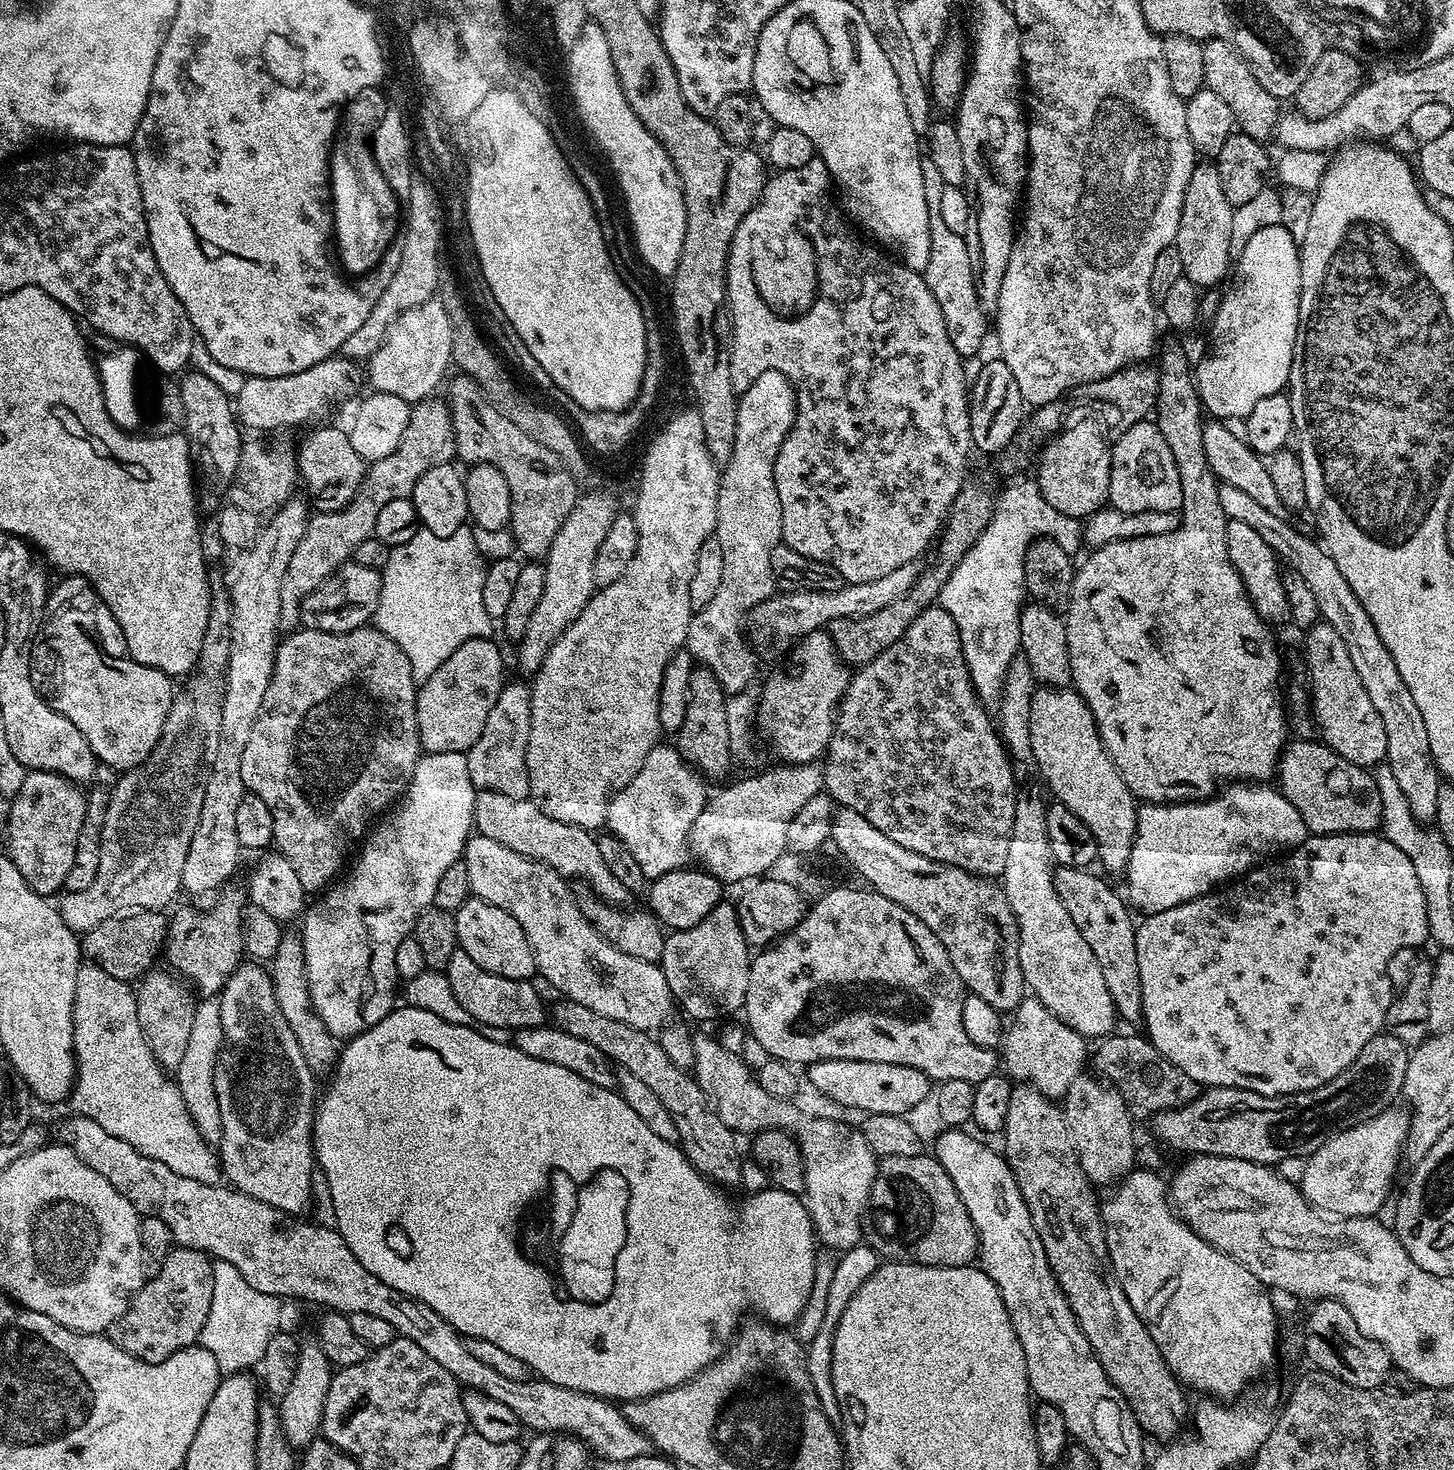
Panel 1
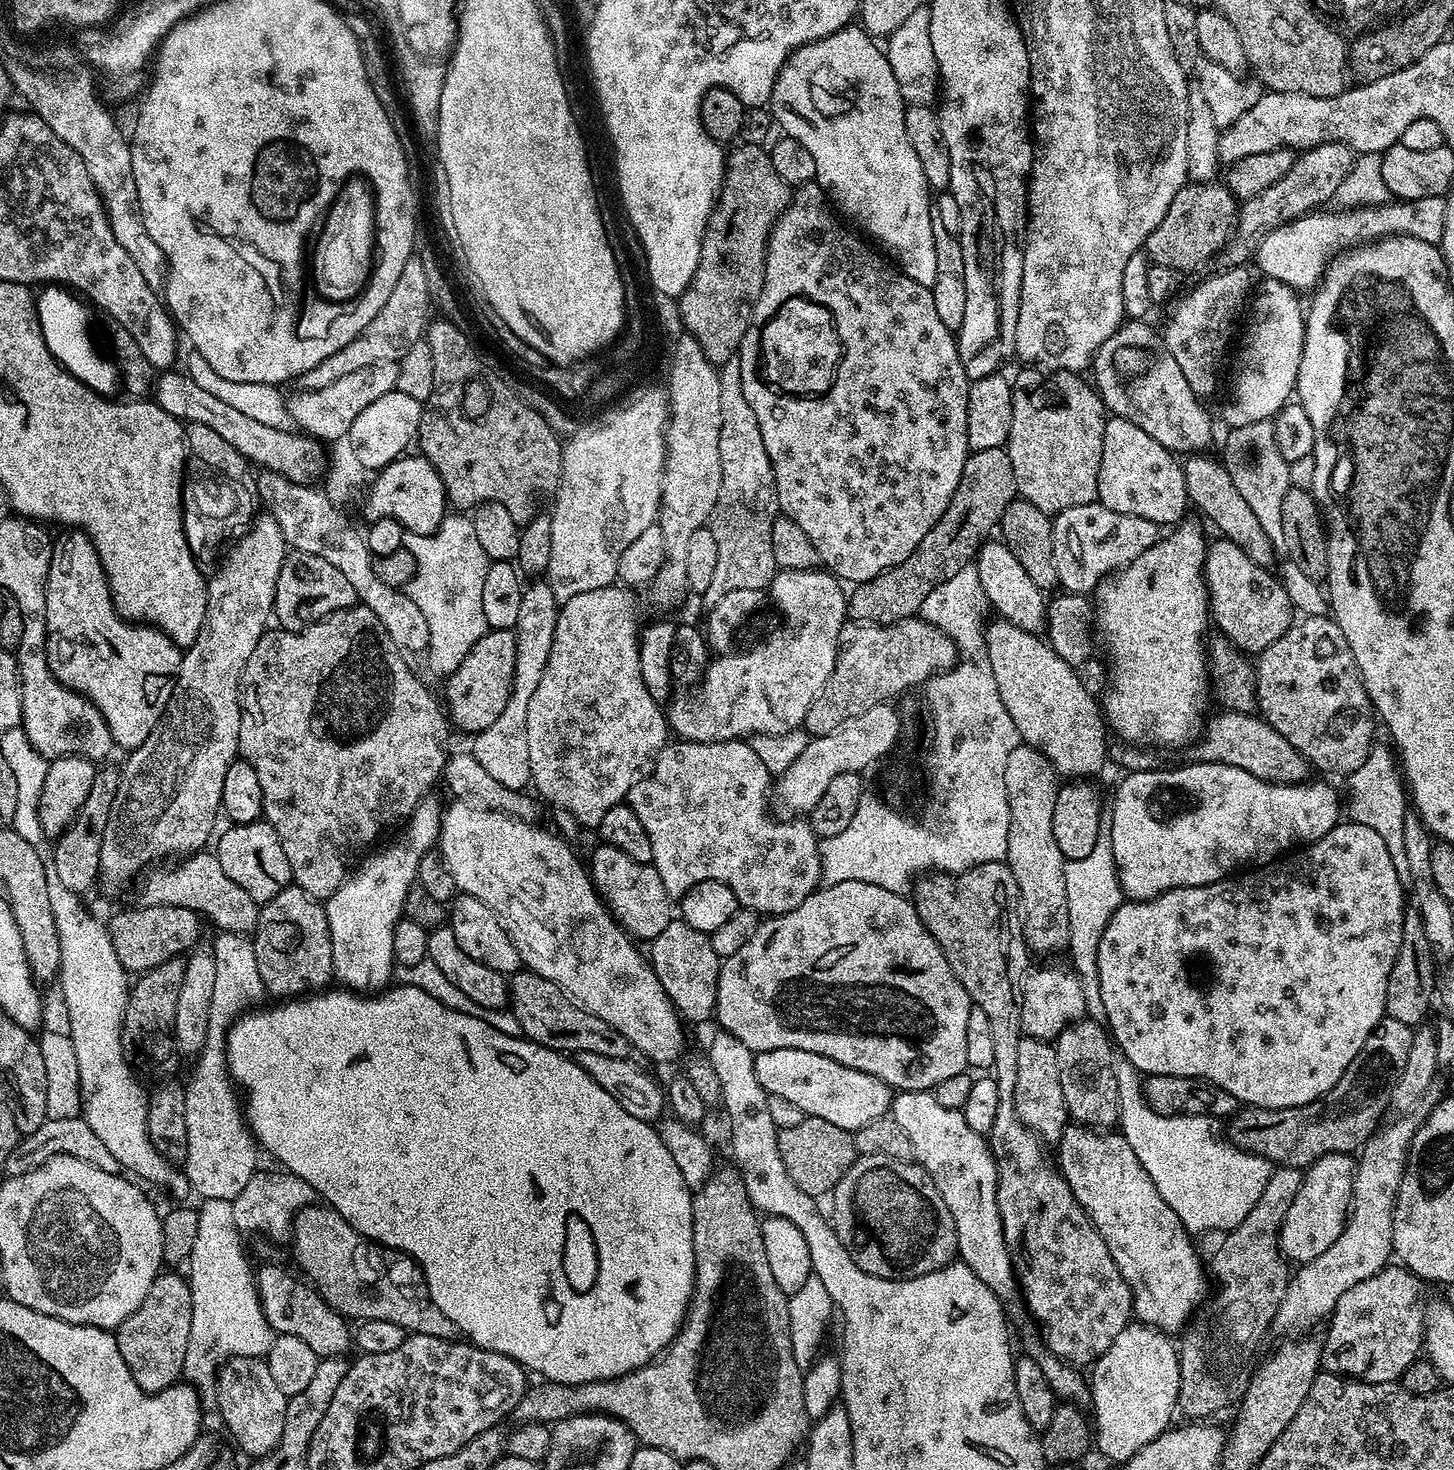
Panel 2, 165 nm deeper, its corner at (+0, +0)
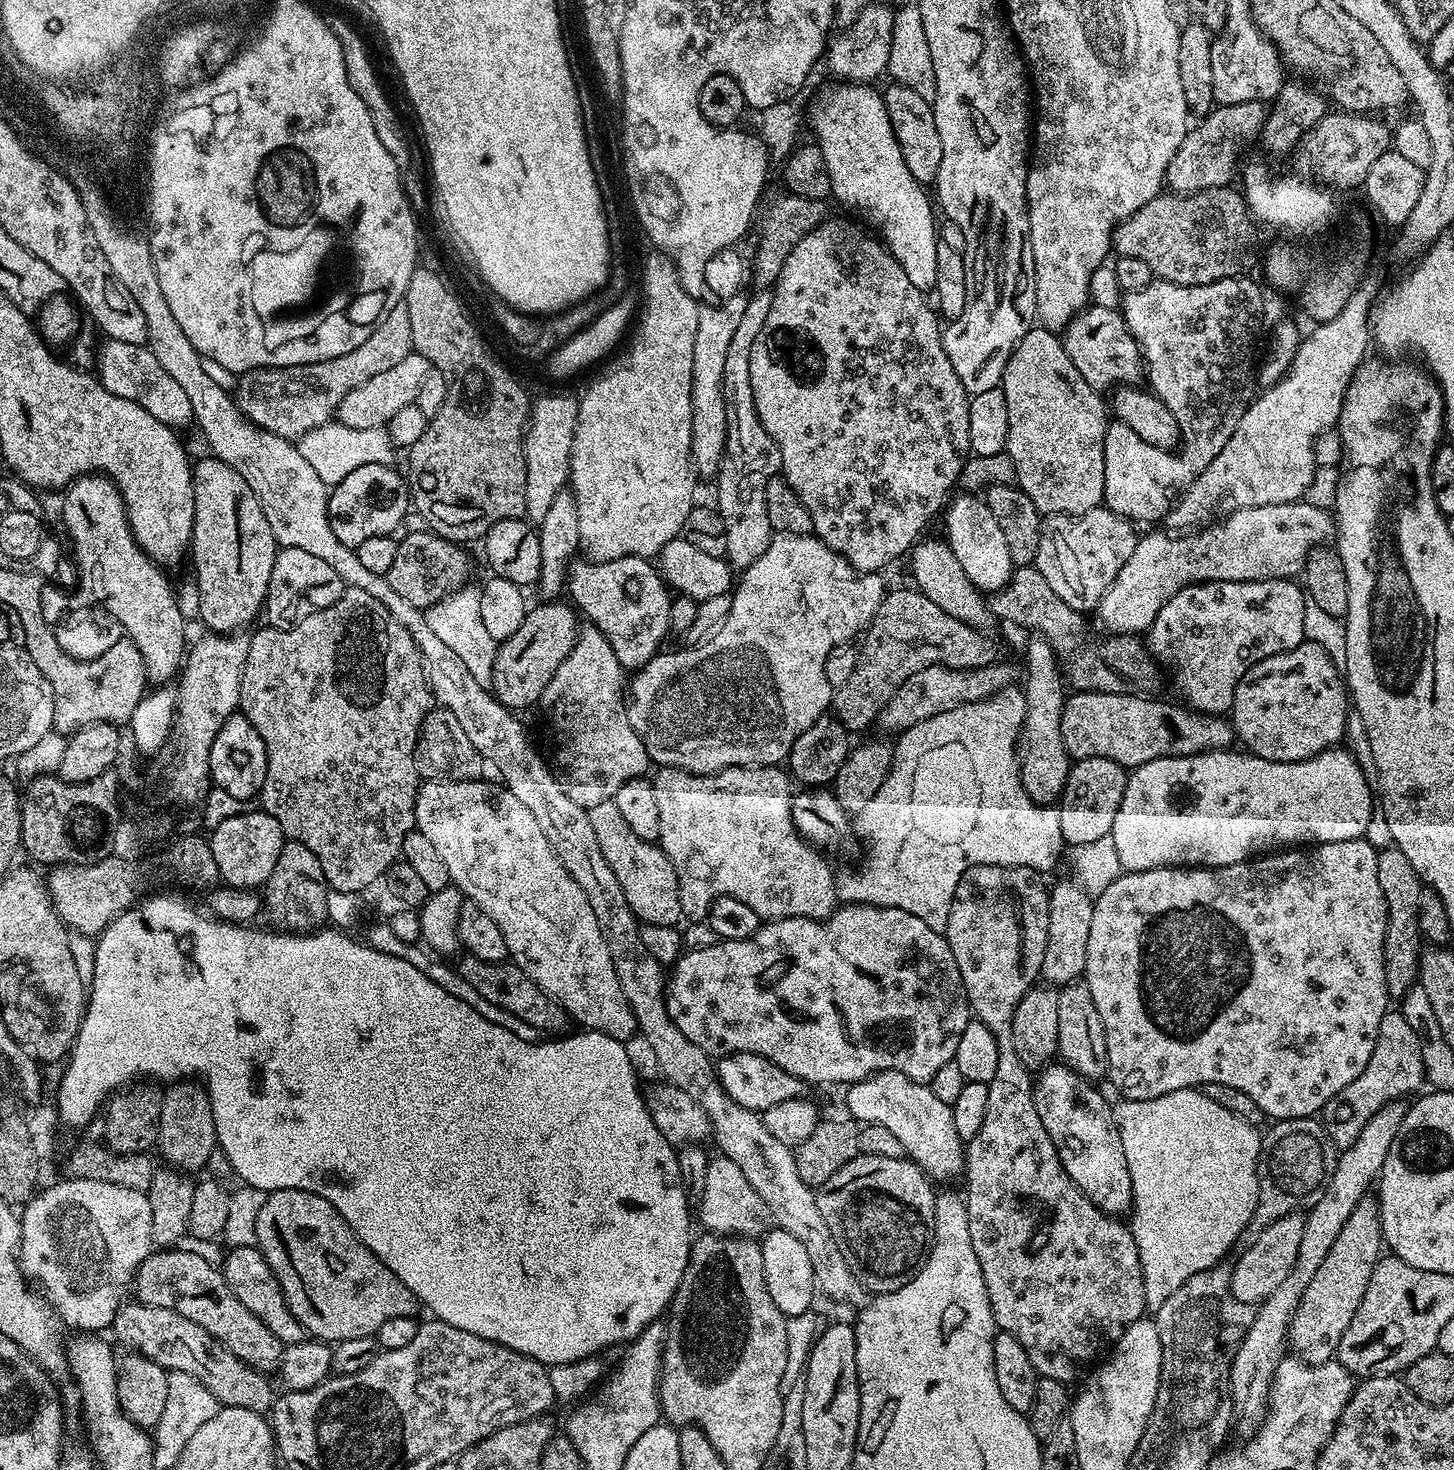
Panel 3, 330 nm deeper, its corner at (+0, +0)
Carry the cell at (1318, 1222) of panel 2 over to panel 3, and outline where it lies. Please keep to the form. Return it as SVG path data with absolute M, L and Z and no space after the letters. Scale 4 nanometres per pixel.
M1291 1212L1288 1216L1278 1218L1278 1222L1266 1226L1266 1230L1255 1233L1253 1240L1256 1241L1237 1258L1236 1264L1231 1265L1230 1290L1238 1302L1259 1306L1286 1282L1298 1258L1303 1230L1304 1216L1300 1212Z

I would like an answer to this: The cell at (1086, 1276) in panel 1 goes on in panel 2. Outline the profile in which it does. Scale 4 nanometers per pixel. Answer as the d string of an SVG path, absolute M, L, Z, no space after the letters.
M1021 1035L1018 1042L1018 1078L1014 1081L1014 1106L1021 1122L1031 1128L1041 1141L1060 1141L1070 1117L1062 1098L1062 1078L1058 1078L1056 1050L1049 1041Z

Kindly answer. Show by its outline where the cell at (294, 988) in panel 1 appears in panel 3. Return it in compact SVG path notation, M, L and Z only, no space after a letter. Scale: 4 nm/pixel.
M285 839L282 854L278 854L278 862L274 866L274 874L270 874L268 883L262 892L262 904L266 916L273 920L277 929L293 934L303 934L316 930L328 920L327 894L329 887L324 883L322 866L314 853L306 850L302 842Z

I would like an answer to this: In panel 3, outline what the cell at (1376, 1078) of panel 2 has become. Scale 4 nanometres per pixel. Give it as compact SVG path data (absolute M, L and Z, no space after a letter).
M1390 1010L1382 1018L1374 1054L1370 1054L1366 1070L1362 1070L1362 1074L1358 1074L1358 1078L1354 1078L1354 1082L1350 1082L1346 1090L1334 1094L1334 1098L1326 1102L1322 1113L1324 1128L1336 1143L1337 1149L1349 1148L1354 1138L1362 1134L1362 1126L1366 1126L1366 1122L1370 1122L1374 1114L1378 1114L1378 1110L1382 1110L1391 1100L1404 1100L1419 1093L1425 1084L1422 1046L1418 1034L1414 1034L1414 1026L1406 1022L1402 1013Z

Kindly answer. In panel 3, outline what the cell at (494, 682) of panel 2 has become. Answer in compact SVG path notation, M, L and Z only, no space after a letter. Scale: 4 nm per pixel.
M540 602L537 608L529 607L524 613L522 626L510 638L499 641L492 667L490 691L505 708L521 710L539 705L542 690L564 659L574 650L578 635L578 612L571 603Z

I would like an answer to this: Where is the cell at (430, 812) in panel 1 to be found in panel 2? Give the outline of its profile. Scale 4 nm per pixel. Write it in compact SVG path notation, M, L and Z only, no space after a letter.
M432 794L425 796L424 801L413 810L412 815L403 825L404 833L401 834L397 844L388 844L381 852L373 851L365 855L344 884L338 886L338 890L334 890L329 900L323 901L326 922L330 926L330 946L334 950L332 970L335 979L345 989L357 994L376 994L387 989L393 979L394 926L405 915L404 899L417 883L416 875L422 858L437 847L440 838L442 804L439 804L434 797L435 795Z

